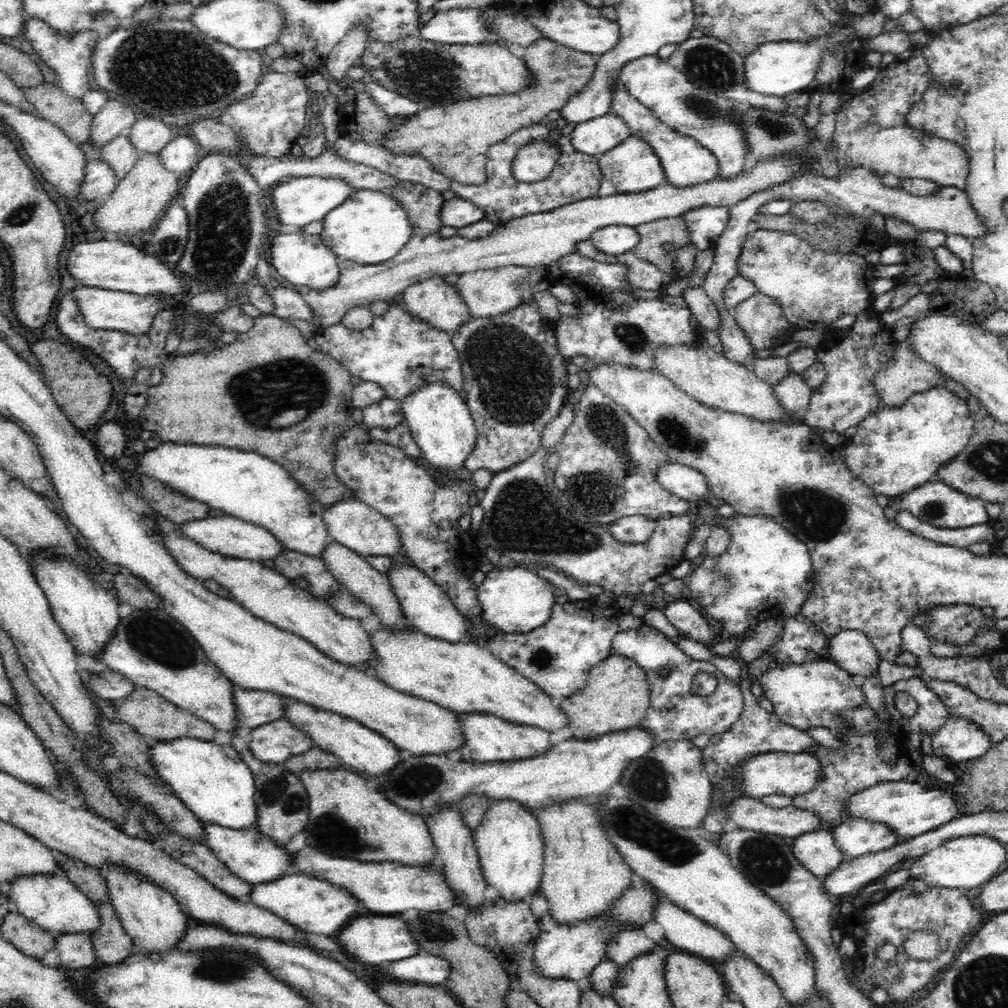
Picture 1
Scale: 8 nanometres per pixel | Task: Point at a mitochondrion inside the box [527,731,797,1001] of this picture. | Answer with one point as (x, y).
(628, 822)

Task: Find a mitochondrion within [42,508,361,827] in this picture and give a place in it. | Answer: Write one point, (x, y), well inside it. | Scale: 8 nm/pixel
(151, 637)

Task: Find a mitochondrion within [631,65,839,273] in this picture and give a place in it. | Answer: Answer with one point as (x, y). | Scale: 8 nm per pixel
(777, 127)

